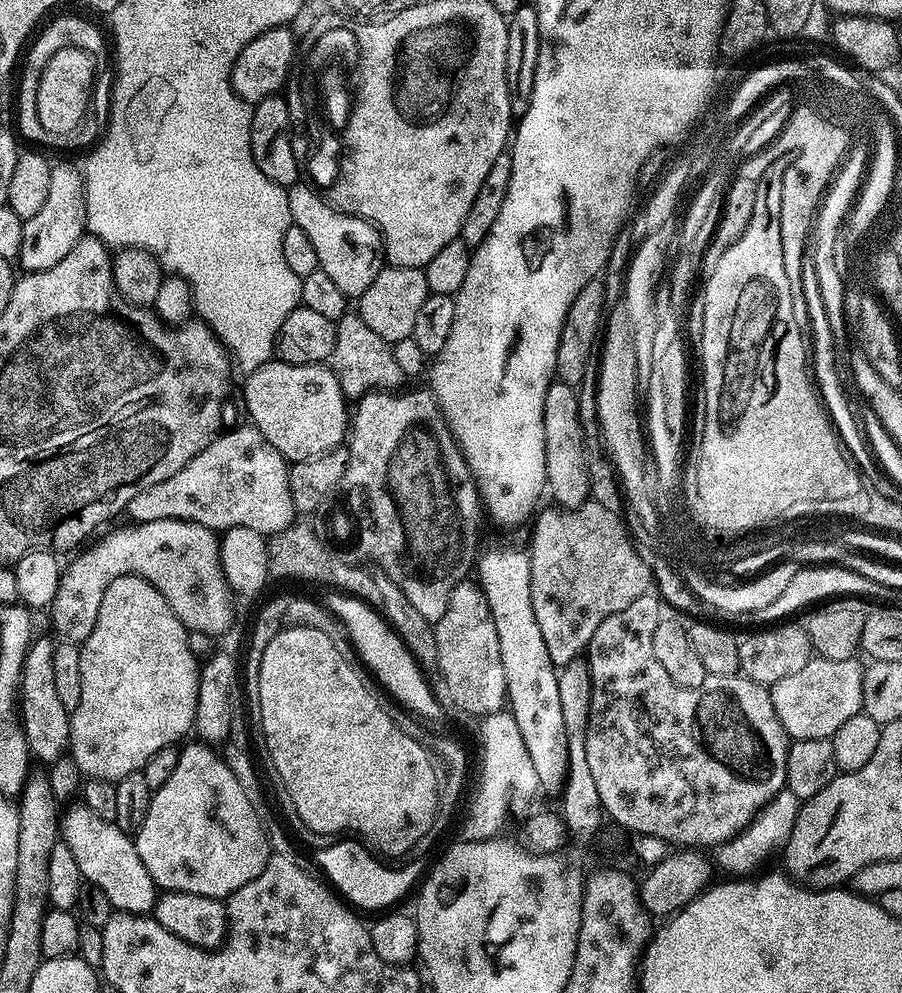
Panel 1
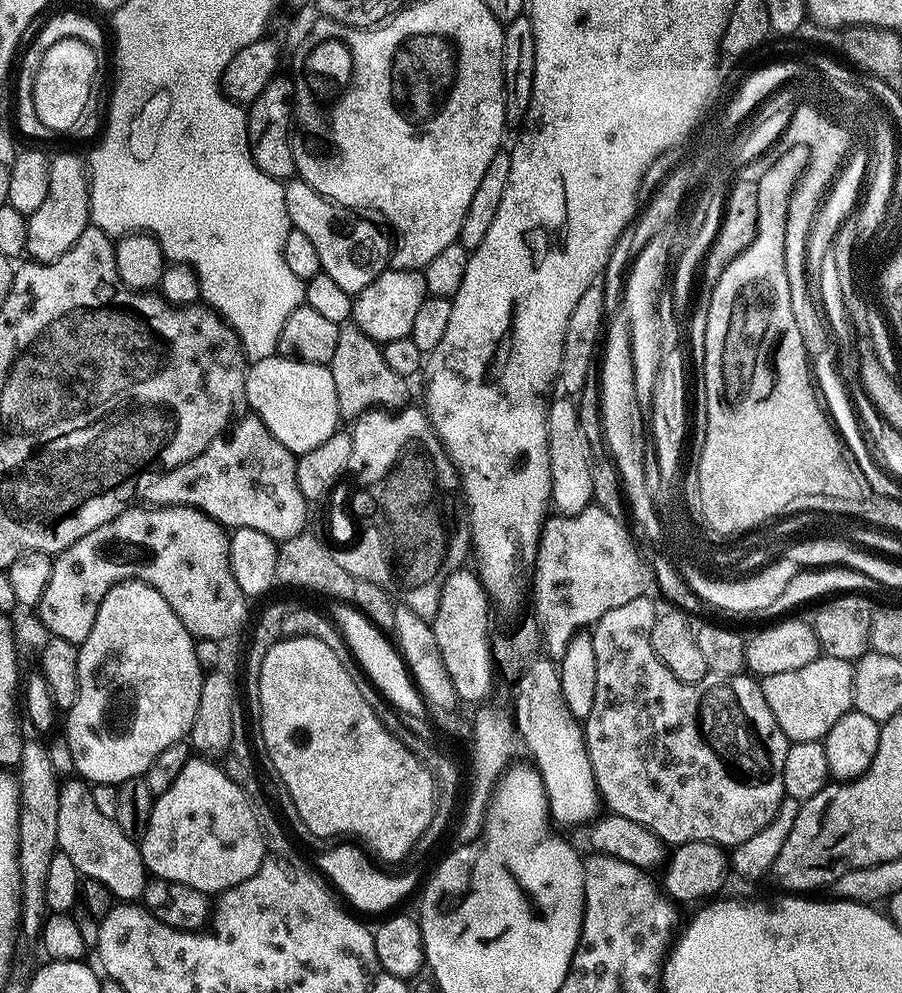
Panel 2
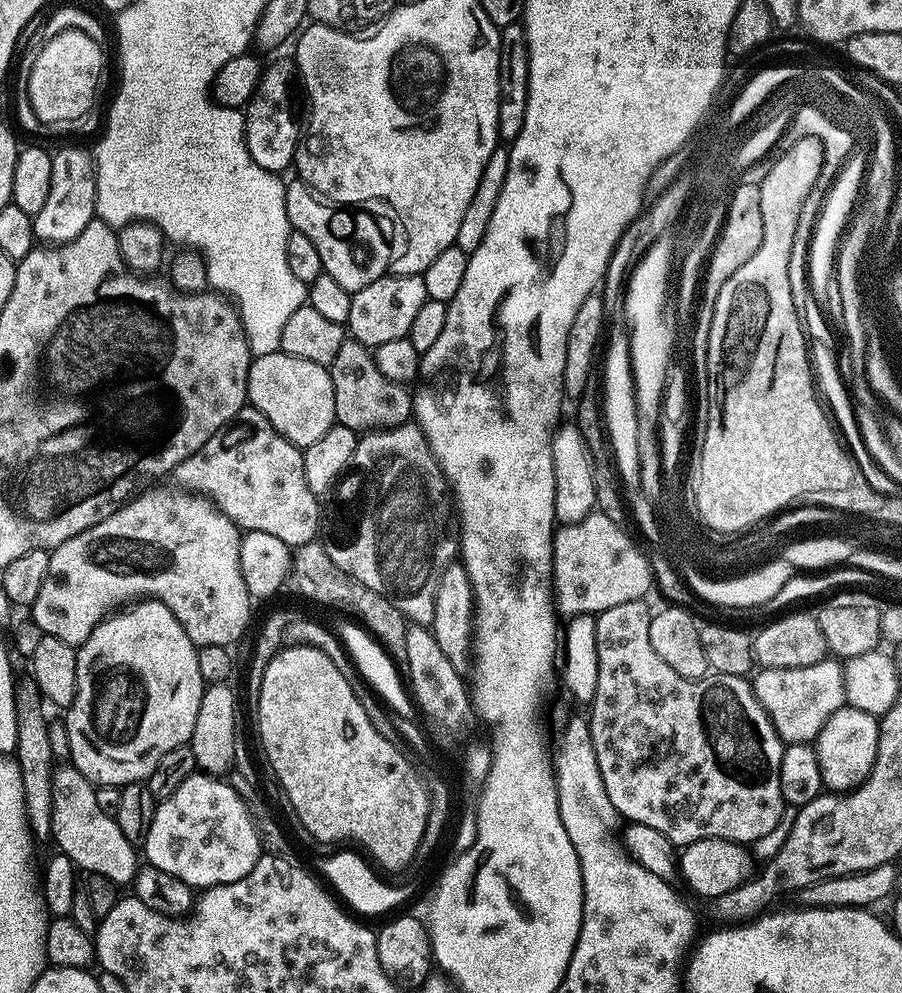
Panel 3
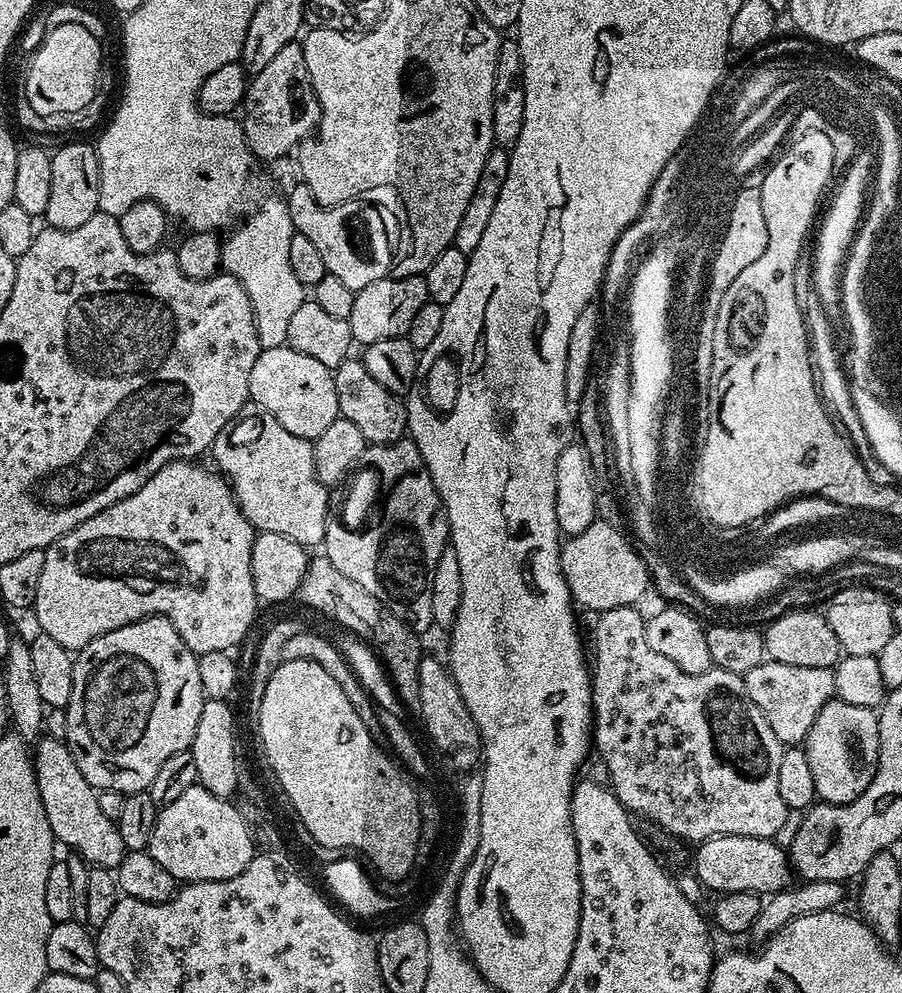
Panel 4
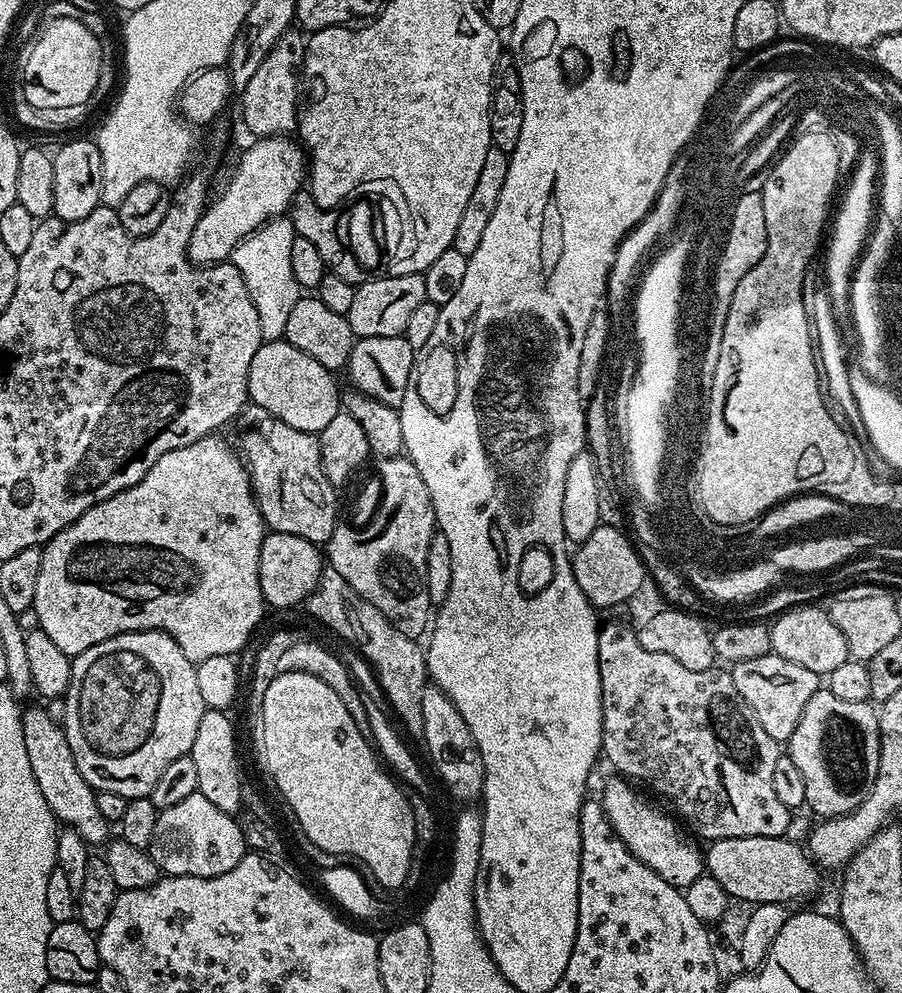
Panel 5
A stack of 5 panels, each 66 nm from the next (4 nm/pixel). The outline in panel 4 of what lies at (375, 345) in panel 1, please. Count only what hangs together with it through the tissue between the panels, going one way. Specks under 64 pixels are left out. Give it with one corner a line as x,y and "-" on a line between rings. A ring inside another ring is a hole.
349,358
342,361
334,370
334,386
338,394
338,410
340,415
346,418
346,422
354,422
354,426
358,426
358,431
362,433
365,445
393,444
405,439
408,432
408,410
405,401
390,390
386,390
378,382
374,382
370,372
366,370
363,359
356,358
355,360
355,358

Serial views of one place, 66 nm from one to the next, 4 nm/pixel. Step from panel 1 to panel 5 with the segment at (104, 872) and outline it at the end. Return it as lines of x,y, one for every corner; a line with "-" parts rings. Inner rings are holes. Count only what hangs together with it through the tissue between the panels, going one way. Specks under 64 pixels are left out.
44,706
25,707
22,712
22,738
26,738
30,770
34,770
34,778
38,778
38,786
42,786
42,796
46,798
46,804
56,815
57,821
73,828
89,846
103,845
109,839
110,825
98,810
96,789
88,785
86,778
82,778
74,762
74,754
63,727
50,720

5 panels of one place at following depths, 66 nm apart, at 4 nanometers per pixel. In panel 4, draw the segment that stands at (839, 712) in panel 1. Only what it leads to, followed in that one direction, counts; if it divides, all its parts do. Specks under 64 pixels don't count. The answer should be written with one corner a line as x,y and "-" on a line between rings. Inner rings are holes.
765,659
764,663
754,666
754,670
743,673
743,678
746,694
750,694
754,706
758,706
758,710
762,710
766,722
770,722
770,730
774,730
774,734
784,746
799,745
806,738
810,726
814,724
814,718
818,718
818,710
822,710
822,706
826,706
829,700
836,695
834,674
830,668
790,666
777,660

